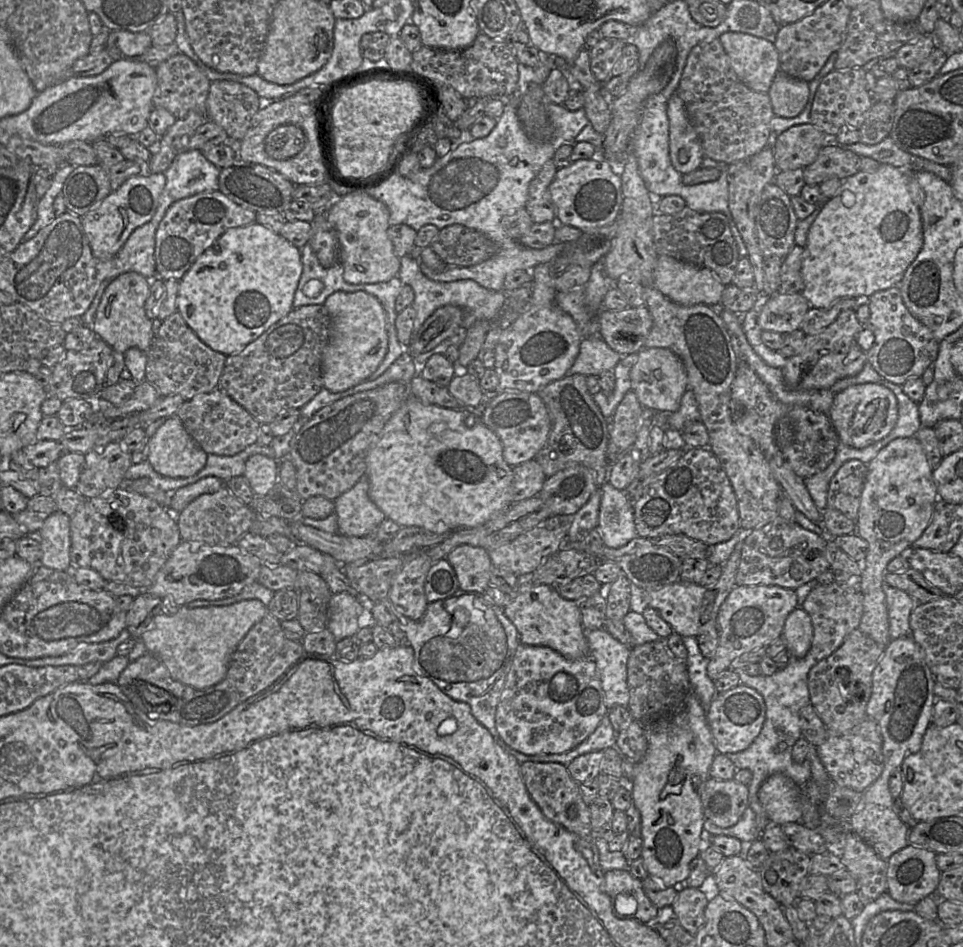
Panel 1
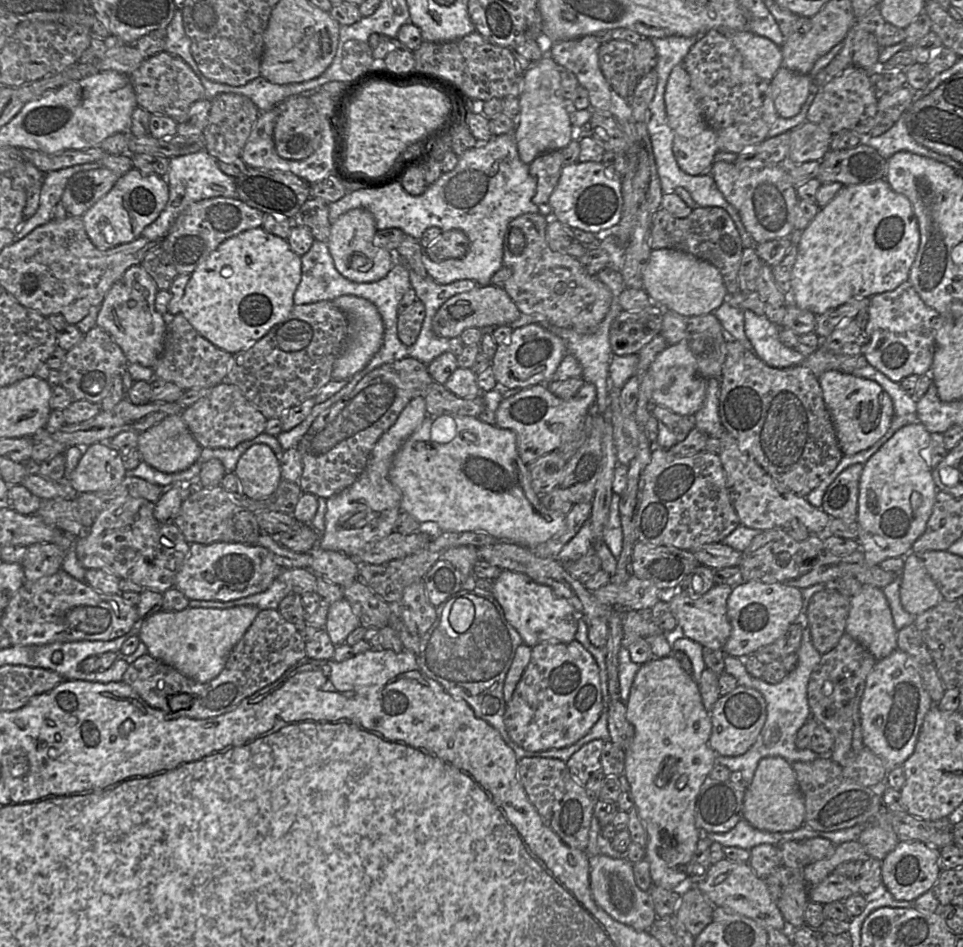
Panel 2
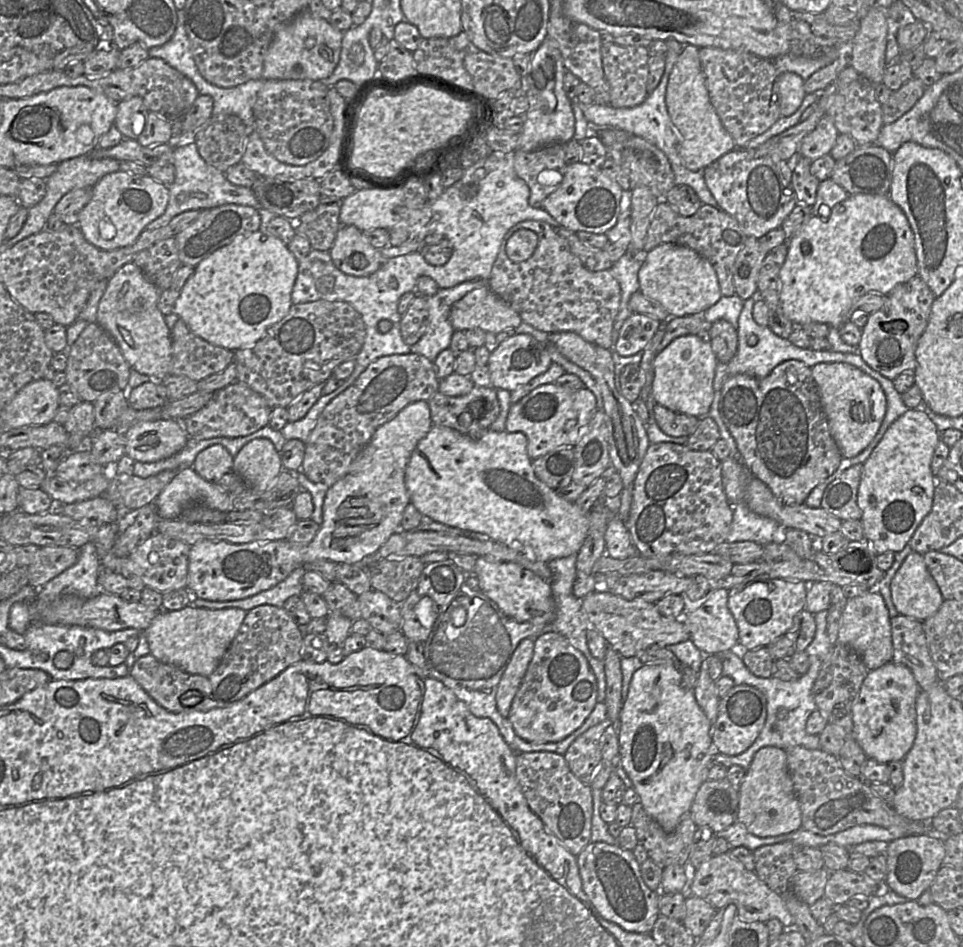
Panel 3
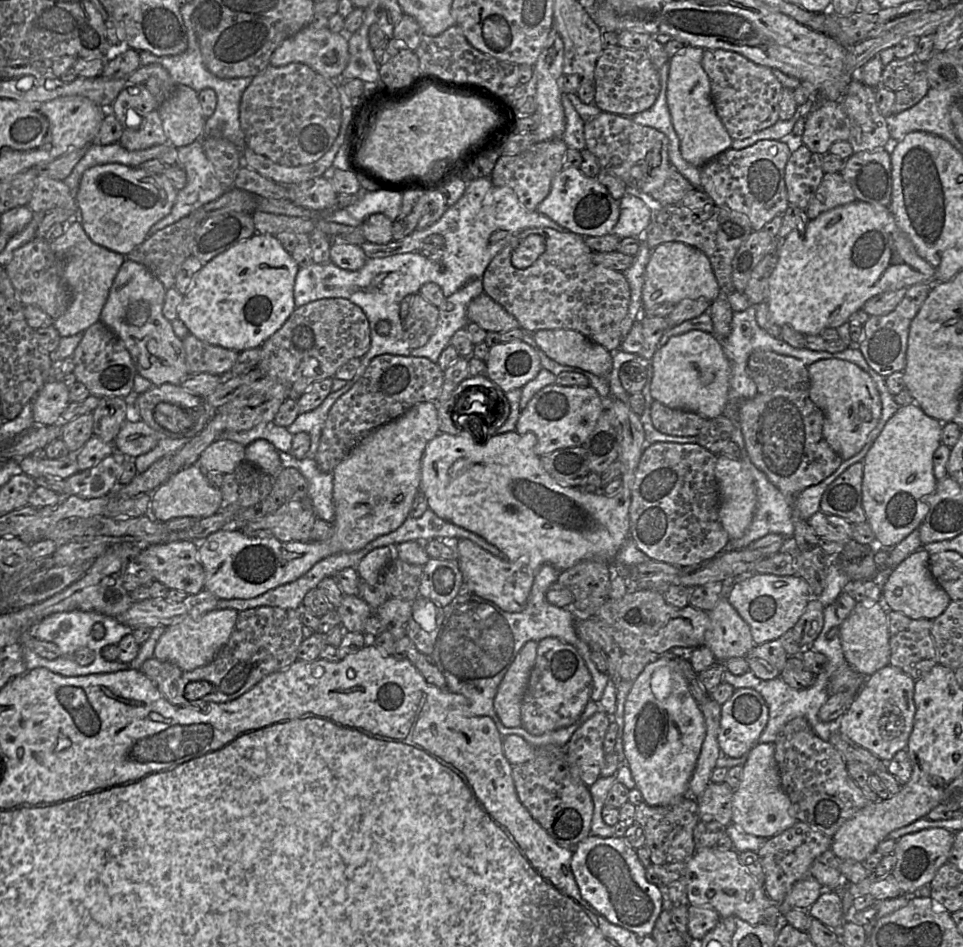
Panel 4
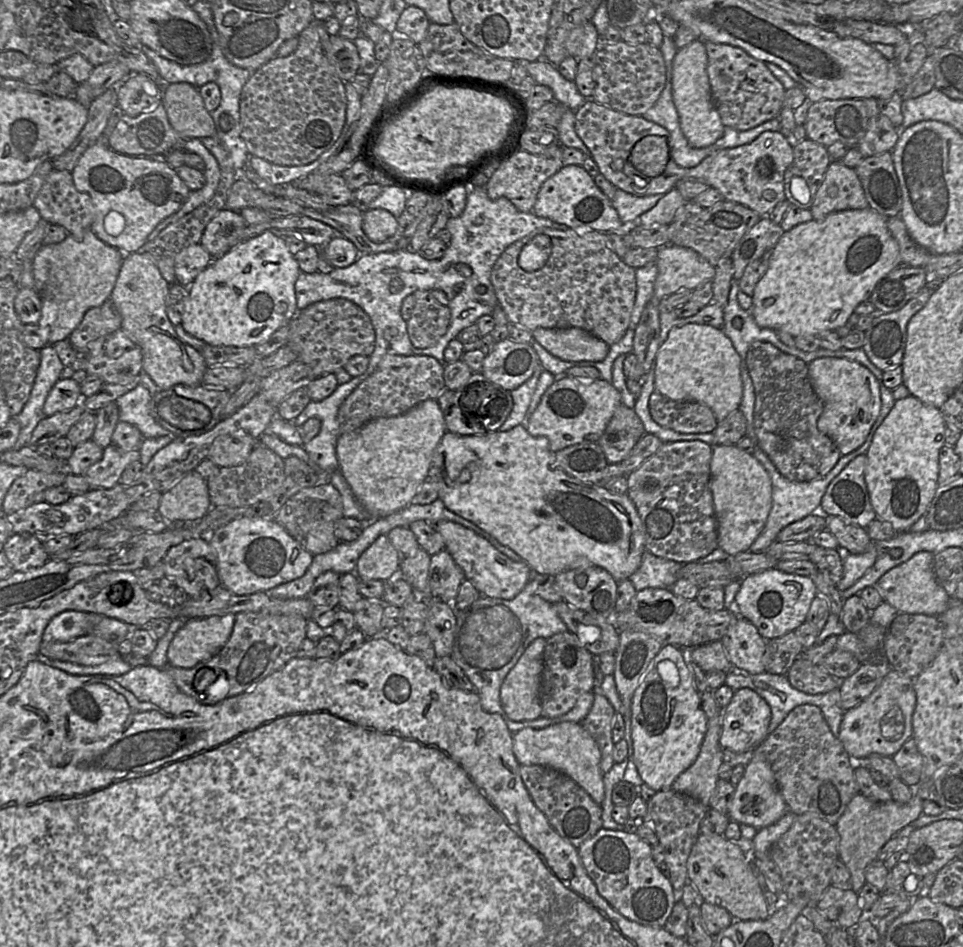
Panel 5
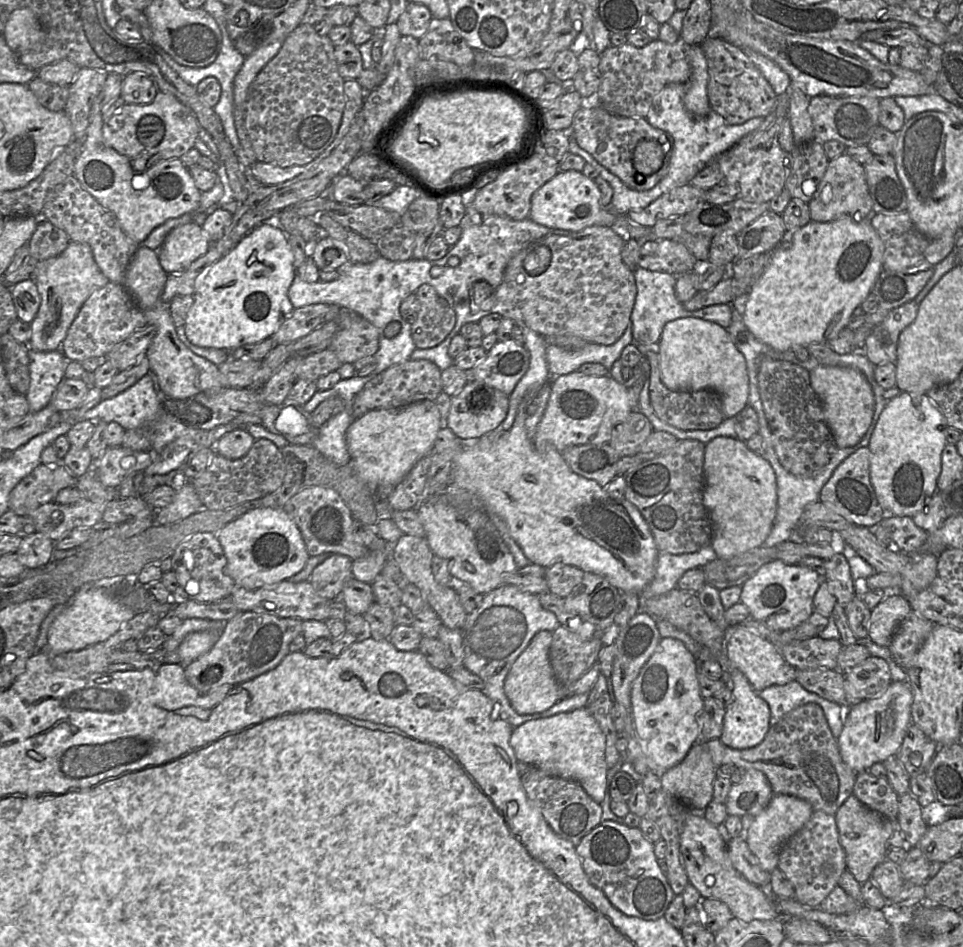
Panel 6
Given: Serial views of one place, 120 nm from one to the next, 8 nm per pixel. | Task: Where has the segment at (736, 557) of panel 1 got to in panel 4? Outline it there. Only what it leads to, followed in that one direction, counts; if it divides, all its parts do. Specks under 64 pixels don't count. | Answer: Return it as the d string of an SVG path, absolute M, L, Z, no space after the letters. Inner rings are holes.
M721 597L708 614L711 623L705 633L704 645L712 651L717 661L745 657L755 646L749 625L728 598Z

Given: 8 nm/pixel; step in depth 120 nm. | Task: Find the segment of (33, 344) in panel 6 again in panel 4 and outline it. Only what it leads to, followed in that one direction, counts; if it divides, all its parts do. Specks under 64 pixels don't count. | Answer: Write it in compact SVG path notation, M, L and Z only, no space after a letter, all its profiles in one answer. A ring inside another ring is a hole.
M77 216L67 223L65 232L50 240L50 246L57 258L62 260L64 281L71 293L71 302L66 312L52 320L61 337L84 332L100 320L113 281L126 260L126 256L94 243L86 234Z

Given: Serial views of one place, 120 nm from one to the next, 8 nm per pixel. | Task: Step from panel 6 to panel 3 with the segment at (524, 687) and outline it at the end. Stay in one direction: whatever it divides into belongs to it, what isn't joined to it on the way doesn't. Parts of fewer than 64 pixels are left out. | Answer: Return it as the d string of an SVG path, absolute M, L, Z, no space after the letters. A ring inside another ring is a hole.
M523 639L515 651L500 679L496 693L496 704L503 717L509 717L513 699L533 658L534 639Z

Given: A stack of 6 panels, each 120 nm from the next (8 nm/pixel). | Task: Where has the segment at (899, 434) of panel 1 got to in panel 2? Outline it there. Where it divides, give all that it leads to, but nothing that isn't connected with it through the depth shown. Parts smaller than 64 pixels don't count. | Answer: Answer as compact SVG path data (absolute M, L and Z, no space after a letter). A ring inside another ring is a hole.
M871 366L856 369L852 375L877 382L890 395L893 401L894 414L891 425L882 440L888 441L900 428L915 423L917 418L917 402L905 392L901 385L890 380L882 372Z

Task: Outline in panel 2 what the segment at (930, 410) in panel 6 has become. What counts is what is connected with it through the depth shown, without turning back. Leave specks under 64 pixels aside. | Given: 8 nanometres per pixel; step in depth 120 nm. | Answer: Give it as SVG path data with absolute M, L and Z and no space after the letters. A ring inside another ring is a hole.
M917 421L894 433L864 464L861 473L858 499L858 541L869 565L880 565L892 557L905 557L912 551L914 542L924 533L932 514L938 488L929 462L931 433Z

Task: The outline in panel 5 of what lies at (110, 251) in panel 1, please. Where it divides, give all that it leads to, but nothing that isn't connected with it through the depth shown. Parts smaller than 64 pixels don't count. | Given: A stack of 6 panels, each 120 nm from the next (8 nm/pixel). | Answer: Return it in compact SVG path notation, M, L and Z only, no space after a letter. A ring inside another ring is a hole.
M105 138L95 142L85 151L72 175L76 189L88 194L94 204L95 220L91 230L100 240L124 254L139 252L156 226L179 211L190 194L190 189L176 170L165 161L117 153L109 148Z

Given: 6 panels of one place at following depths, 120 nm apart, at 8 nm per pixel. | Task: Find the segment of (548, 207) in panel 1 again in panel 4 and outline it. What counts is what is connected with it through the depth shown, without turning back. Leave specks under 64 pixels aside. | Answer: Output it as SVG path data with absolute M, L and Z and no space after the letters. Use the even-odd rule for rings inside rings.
M554 138L536 142L526 150L515 155L500 155L491 173L490 179L495 186L510 187L517 195L519 201L528 210L537 210L538 204L549 194L553 178L563 169L563 161L567 148L568 147L562 138Z

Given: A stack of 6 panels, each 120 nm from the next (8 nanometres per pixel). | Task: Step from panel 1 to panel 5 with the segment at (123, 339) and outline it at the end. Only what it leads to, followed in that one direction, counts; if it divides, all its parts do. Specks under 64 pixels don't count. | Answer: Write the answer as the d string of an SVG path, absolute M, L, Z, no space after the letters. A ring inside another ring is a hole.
M139 251L125 255L110 300L121 316L121 329L141 347L142 370L160 390L168 390L178 384L201 385L207 369L205 360L200 352L180 339L166 313L171 285L163 278L150 254Z

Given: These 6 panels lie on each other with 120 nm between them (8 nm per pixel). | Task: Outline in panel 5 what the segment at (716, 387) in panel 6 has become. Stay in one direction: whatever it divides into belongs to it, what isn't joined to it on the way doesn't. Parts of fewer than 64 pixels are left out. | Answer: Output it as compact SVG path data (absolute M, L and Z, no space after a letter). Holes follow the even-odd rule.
M690 323L670 329L655 357L654 390L675 401L692 401L709 407L717 421L737 410L743 394L740 356L722 329L706 324Z

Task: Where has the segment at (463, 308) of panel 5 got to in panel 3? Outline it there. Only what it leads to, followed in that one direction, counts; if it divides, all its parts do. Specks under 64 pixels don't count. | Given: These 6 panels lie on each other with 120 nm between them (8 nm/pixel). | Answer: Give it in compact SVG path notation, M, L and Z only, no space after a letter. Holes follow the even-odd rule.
M486 280L465 281L451 288L439 288L434 295L426 297L429 324L418 342L410 346L411 352L433 362L442 350L449 348L455 331L449 319L451 306L468 292L485 284Z

